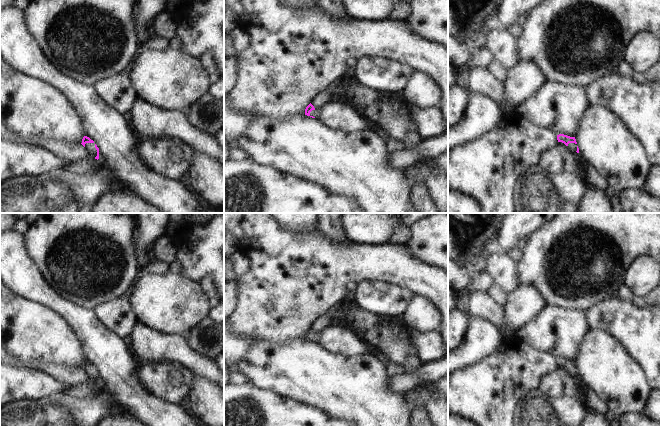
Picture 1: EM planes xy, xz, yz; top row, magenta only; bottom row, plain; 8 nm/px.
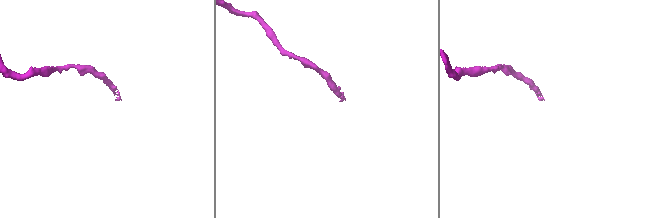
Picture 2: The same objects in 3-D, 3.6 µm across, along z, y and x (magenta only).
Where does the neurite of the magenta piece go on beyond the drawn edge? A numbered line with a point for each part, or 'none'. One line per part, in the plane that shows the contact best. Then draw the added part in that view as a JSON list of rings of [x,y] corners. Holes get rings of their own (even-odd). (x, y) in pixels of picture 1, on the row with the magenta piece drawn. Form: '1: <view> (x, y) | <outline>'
1: xy (90, 147) | [[[86,143],[85,148],[91,157],[97,156],[97,150],[95,148],[95,143]]]

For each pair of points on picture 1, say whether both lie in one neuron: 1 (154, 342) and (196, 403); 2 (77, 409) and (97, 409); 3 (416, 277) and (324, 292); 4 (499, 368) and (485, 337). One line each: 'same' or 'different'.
1: different
2: same
3: same
4: different

